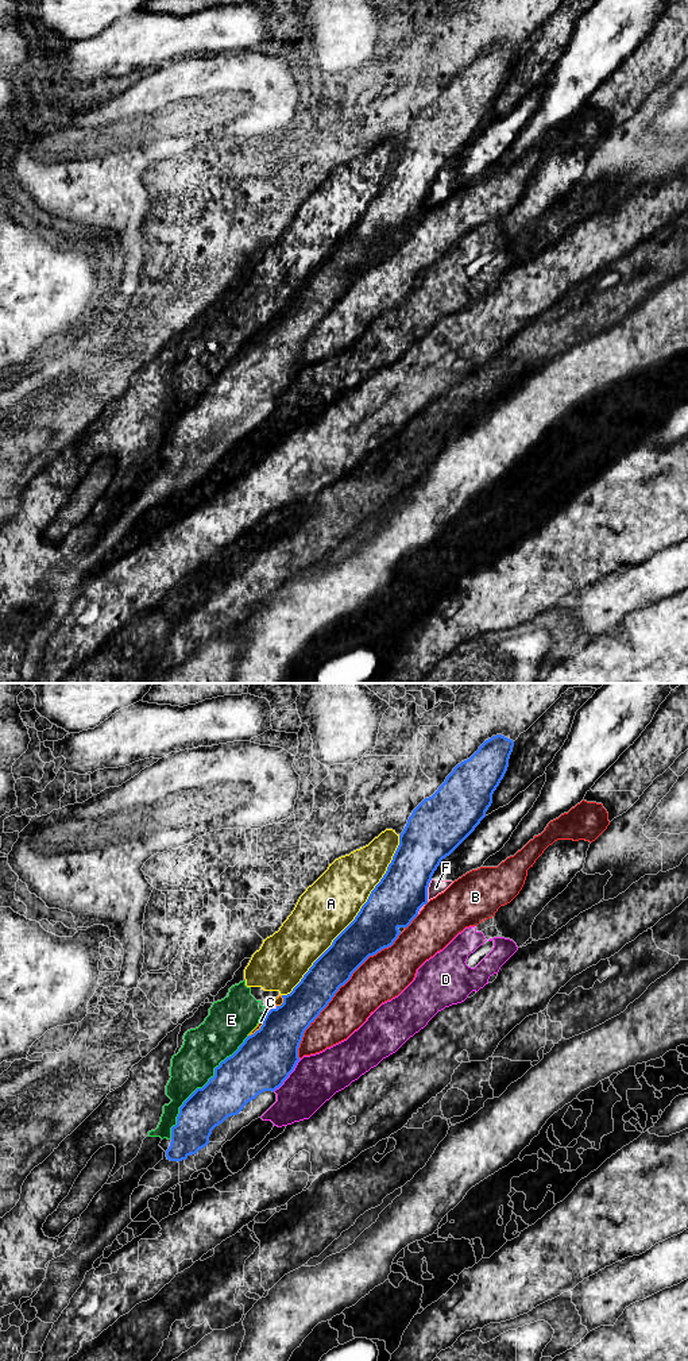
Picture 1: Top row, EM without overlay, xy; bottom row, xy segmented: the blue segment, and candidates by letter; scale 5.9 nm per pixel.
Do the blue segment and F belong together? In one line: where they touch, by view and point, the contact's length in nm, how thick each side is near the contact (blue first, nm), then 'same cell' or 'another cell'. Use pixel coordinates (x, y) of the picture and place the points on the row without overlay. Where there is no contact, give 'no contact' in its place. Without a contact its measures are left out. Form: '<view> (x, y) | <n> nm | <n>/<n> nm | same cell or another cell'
xy (426, 199) | 140 nm | 300/90 nm | another cell

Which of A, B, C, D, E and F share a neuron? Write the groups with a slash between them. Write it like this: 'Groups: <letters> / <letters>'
Groups: A E / B / C F / D

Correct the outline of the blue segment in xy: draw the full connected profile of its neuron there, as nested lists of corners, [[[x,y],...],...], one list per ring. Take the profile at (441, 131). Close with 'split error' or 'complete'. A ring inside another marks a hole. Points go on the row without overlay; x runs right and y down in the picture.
[[[496,43],[486,49],[479,58],[467,69],[457,73],[447,85],[445,90],[429,107],[425,107],[411,122],[403,140],[399,144],[399,154],[380,190],[371,200],[367,211],[362,215],[355,228],[333,248],[332,254],[313,271],[301,290],[287,304],[282,304],[283,312],[266,321],[263,333],[254,343],[248,344],[239,358],[219,375],[214,385],[202,396],[197,397],[179,416],[177,433],[171,436],[171,451],[166,459],[170,470],[186,469],[209,452],[212,439],[228,425],[237,424],[244,415],[264,400],[279,397],[294,379],[298,366],[298,356],[305,339],[328,315],[335,302],[344,294],[352,282],[370,266],[384,257],[389,257],[401,243],[401,236],[407,236],[418,224],[420,217],[428,212],[428,196],[441,169],[449,165],[480,132],[486,120],[492,112],[492,103],[503,88],[514,50]]]; complete

